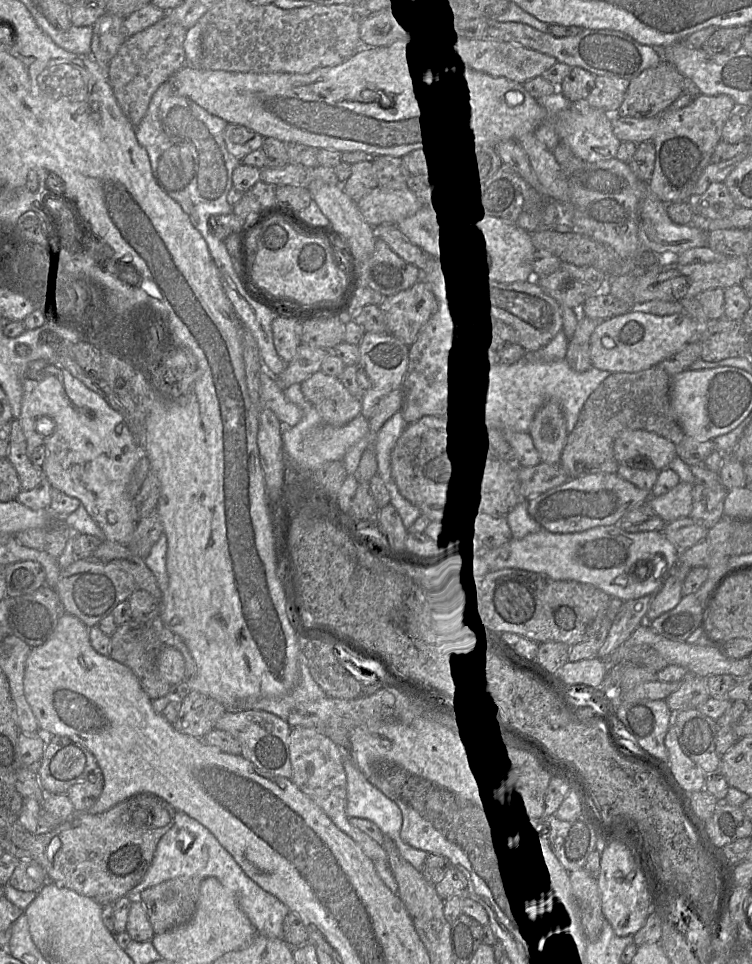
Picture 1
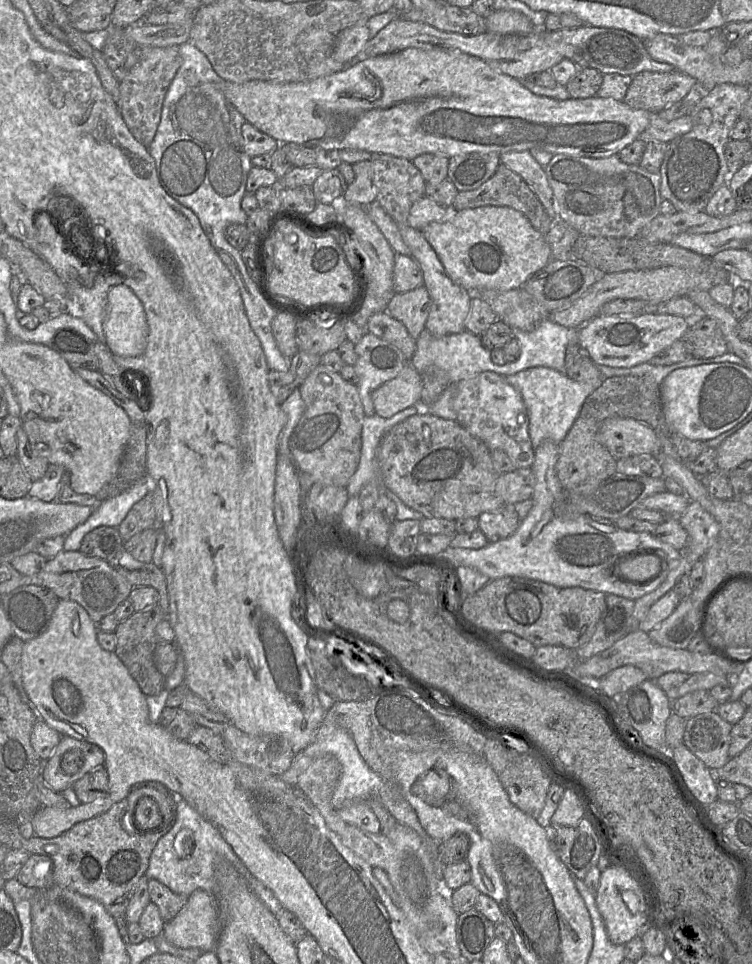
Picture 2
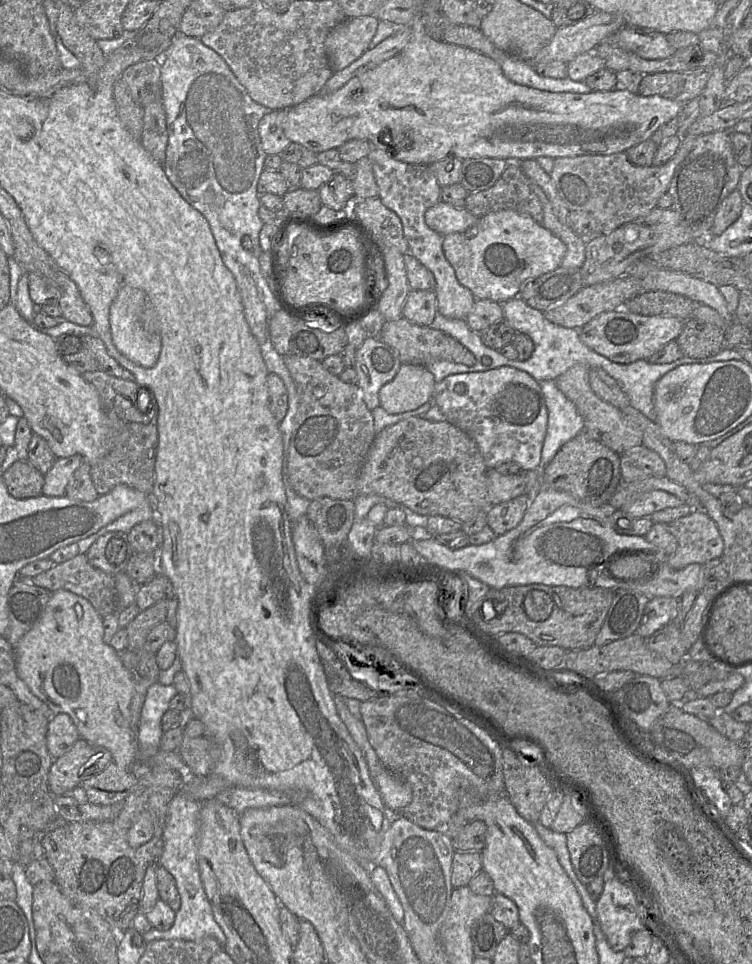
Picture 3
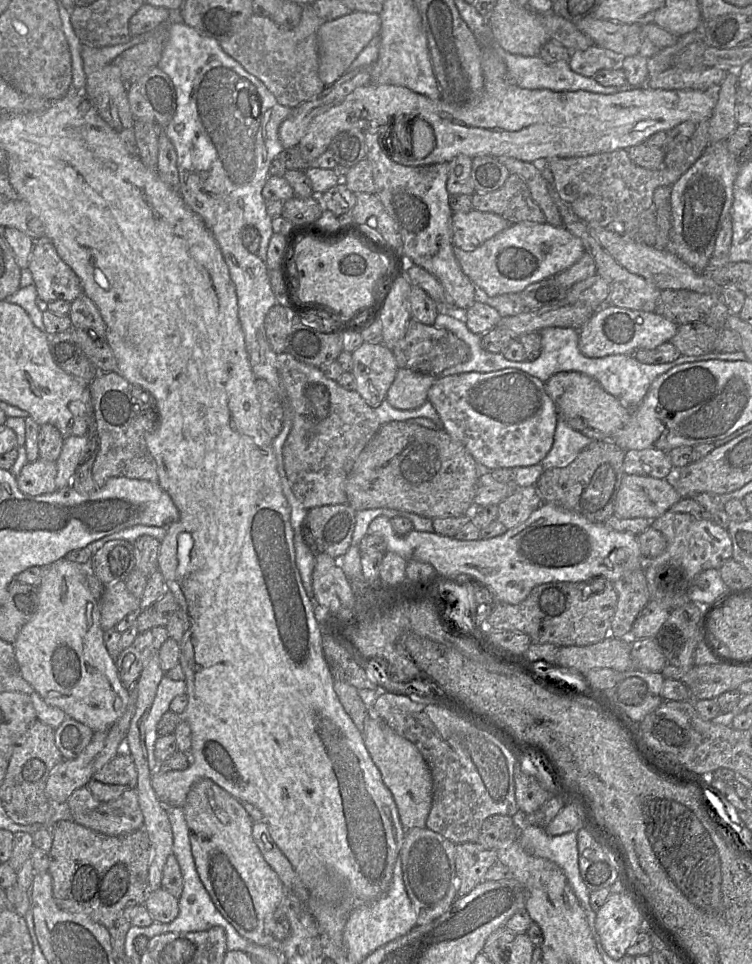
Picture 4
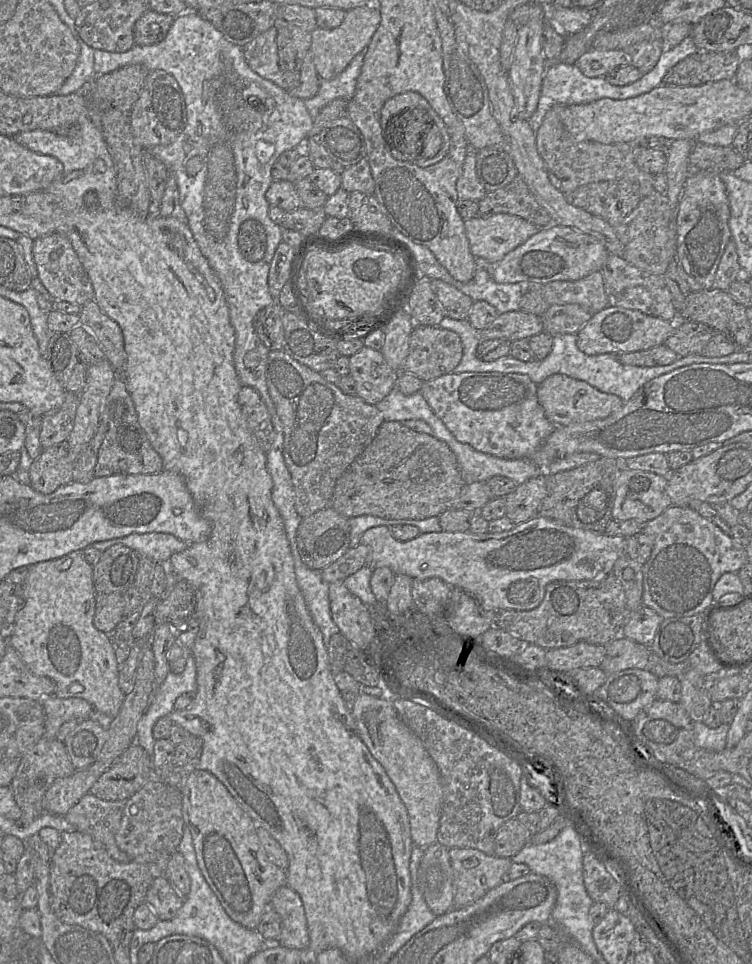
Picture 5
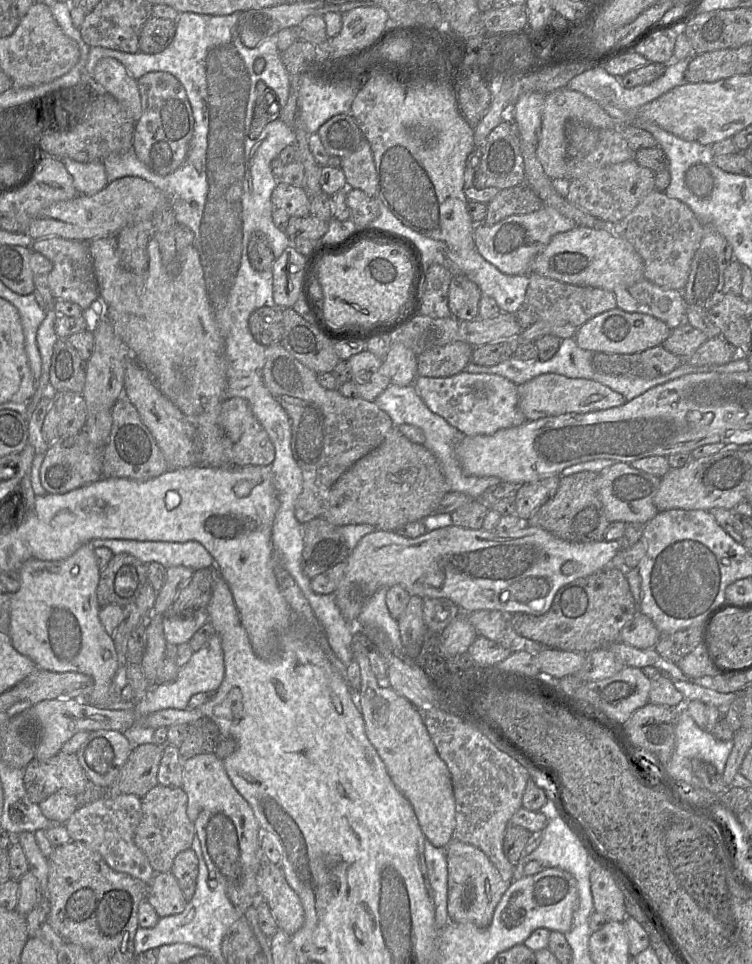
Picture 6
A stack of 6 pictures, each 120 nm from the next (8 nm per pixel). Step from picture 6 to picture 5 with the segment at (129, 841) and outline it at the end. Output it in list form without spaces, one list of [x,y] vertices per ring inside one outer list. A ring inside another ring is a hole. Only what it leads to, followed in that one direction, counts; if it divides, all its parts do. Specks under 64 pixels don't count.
[[[88,793],[65,817],[75,830],[92,836],[113,859],[127,863],[131,859],[119,848],[115,838],[125,805],[126,800],[106,801]]]

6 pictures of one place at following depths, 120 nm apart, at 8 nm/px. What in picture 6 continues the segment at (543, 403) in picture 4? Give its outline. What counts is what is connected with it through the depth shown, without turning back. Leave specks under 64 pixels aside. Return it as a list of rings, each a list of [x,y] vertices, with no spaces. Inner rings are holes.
[[[466,371],[444,378],[417,375],[414,386],[433,413],[444,418],[465,436],[491,435],[500,429],[516,427],[527,421],[519,407],[518,386],[500,375]]]

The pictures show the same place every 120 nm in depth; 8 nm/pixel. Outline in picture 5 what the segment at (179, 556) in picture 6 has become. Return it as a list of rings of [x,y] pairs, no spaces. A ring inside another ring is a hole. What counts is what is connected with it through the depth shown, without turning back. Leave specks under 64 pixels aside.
[[[133,533],[123,538],[95,542],[91,546],[103,552],[113,545],[124,545],[156,563],[167,564],[170,557],[184,551],[188,544],[168,533]]]

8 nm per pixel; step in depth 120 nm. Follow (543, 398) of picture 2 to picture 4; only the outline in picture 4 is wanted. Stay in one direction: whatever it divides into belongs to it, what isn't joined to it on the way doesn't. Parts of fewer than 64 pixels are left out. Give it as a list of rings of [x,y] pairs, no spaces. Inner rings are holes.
[[[558,415],[552,447],[541,461],[544,471],[567,466],[592,441]]]

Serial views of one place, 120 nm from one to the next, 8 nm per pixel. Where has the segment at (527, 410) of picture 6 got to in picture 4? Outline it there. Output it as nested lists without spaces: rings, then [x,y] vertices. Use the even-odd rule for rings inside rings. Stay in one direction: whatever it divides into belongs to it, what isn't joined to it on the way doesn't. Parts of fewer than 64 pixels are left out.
[[[580,372],[554,374],[545,383],[545,389],[553,400],[558,415],[573,429],[593,441],[610,441],[627,424],[633,409],[606,392],[595,379]]]

